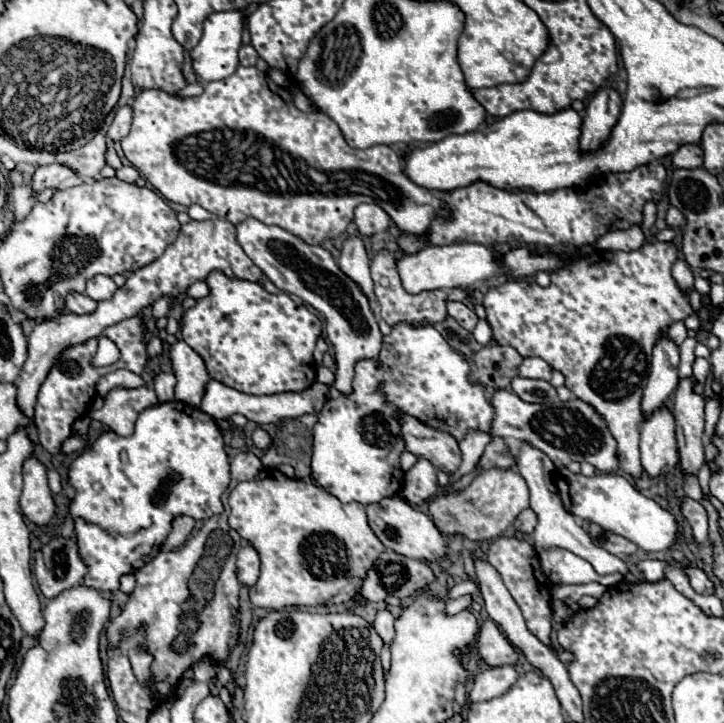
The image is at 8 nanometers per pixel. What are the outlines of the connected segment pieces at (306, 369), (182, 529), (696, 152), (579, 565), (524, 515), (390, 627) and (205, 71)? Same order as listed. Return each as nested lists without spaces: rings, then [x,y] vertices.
[[[212,270],[206,278],[210,294],[200,298],[194,308],[182,314],[182,340],[204,360],[208,374],[244,394],[278,394],[278,392],[298,392],[314,384],[314,346],[322,336],[322,324],[304,304],[290,300],[284,292],[270,294],[258,282],[246,282],[240,278],[230,278],[220,270]]]
[[[178,516],[174,522],[172,522],[172,532],[168,534],[166,542],[162,544],[162,550],[174,550],[174,548],[180,548],[192,534],[194,530],[194,518],[188,518],[188,516]]]
[[[698,144],[680,146],[678,152],[672,154],[674,168],[700,168],[702,166],[702,148]]]
[[[550,548],[540,552],[540,564],[544,574],[552,582],[564,582],[564,584],[598,582],[602,586],[614,586],[624,580],[622,574],[606,574],[606,576],[596,574],[586,560],[562,548]]]
[[[526,508],[526,510],[522,510],[516,516],[516,520],[514,520],[512,526],[514,526],[516,532],[520,532],[524,536],[530,536],[534,532],[534,526],[536,526],[536,514],[530,508]]]
[[[388,610],[378,612],[378,616],[374,620],[374,628],[380,634],[382,642],[386,646],[392,646],[392,642],[394,642],[394,618],[392,618],[392,614]]]
[[[214,12],[204,22],[204,32],[196,48],[190,52],[192,68],[198,82],[214,82],[224,80],[236,72],[240,60],[238,50],[242,46],[242,12]]]

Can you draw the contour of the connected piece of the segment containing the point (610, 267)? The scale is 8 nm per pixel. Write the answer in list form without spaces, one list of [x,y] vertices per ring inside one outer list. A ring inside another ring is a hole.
[[[646,242],[642,248],[634,250],[634,252],[608,252],[608,250],[592,250],[590,254],[582,254],[578,258],[572,258],[570,262],[566,262],[562,268],[552,272],[552,282],[550,286],[542,288],[536,282],[526,282],[526,280],[510,280],[498,288],[490,288],[482,300],[484,308],[486,308],[486,320],[492,328],[492,338],[500,344],[500,346],[512,346],[518,350],[520,356],[538,356],[544,358],[554,370],[562,372],[566,376],[566,388],[580,400],[584,400],[586,404],[590,404],[606,422],[610,434],[614,436],[614,440],[618,442],[618,460],[620,460],[620,468],[624,472],[628,472],[630,476],[640,476],[642,474],[642,466],[640,466],[640,454],[638,454],[638,438],[640,438],[640,424],[642,424],[642,410],[640,410],[640,400],[642,400],[642,390],[646,386],[646,378],[650,374],[650,362],[652,362],[652,350],[656,346],[656,342],[660,340],[662,334],[666,334],[666,330],[678,322],[678,320],[686,320],[688,316],[694,314],[692,306],[690,306],[690,298],[688,292],[684,292],[678,282],[672,276],[672,262],[678,258],[678,250],[672,242]]]

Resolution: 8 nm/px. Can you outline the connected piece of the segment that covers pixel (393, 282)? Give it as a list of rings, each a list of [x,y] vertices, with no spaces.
[[[382,250],[372,260],[372,280],[374,280],[374,292],[380,304],[380,316],[390,324],[410,324],[410,326],[424,326],[424,324],[436,324],[446,318],[446,292],[444,290],[432,290],[426,294],[406,294],[402,288],[402,282],[396,272],[396,260],[390,252]]]

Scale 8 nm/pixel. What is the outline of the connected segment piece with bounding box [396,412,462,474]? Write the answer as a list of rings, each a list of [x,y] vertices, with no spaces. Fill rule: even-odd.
[[[398,412],[396,418],[400,422],[400,432],[406,442],[406,450],[430,458],[430,462],[434,462],[436,468],[446,470],[448,474],[460,466],[460,448],[458,440],[452,434],[434,430],[422,424],[418,418],[404,412]]]

